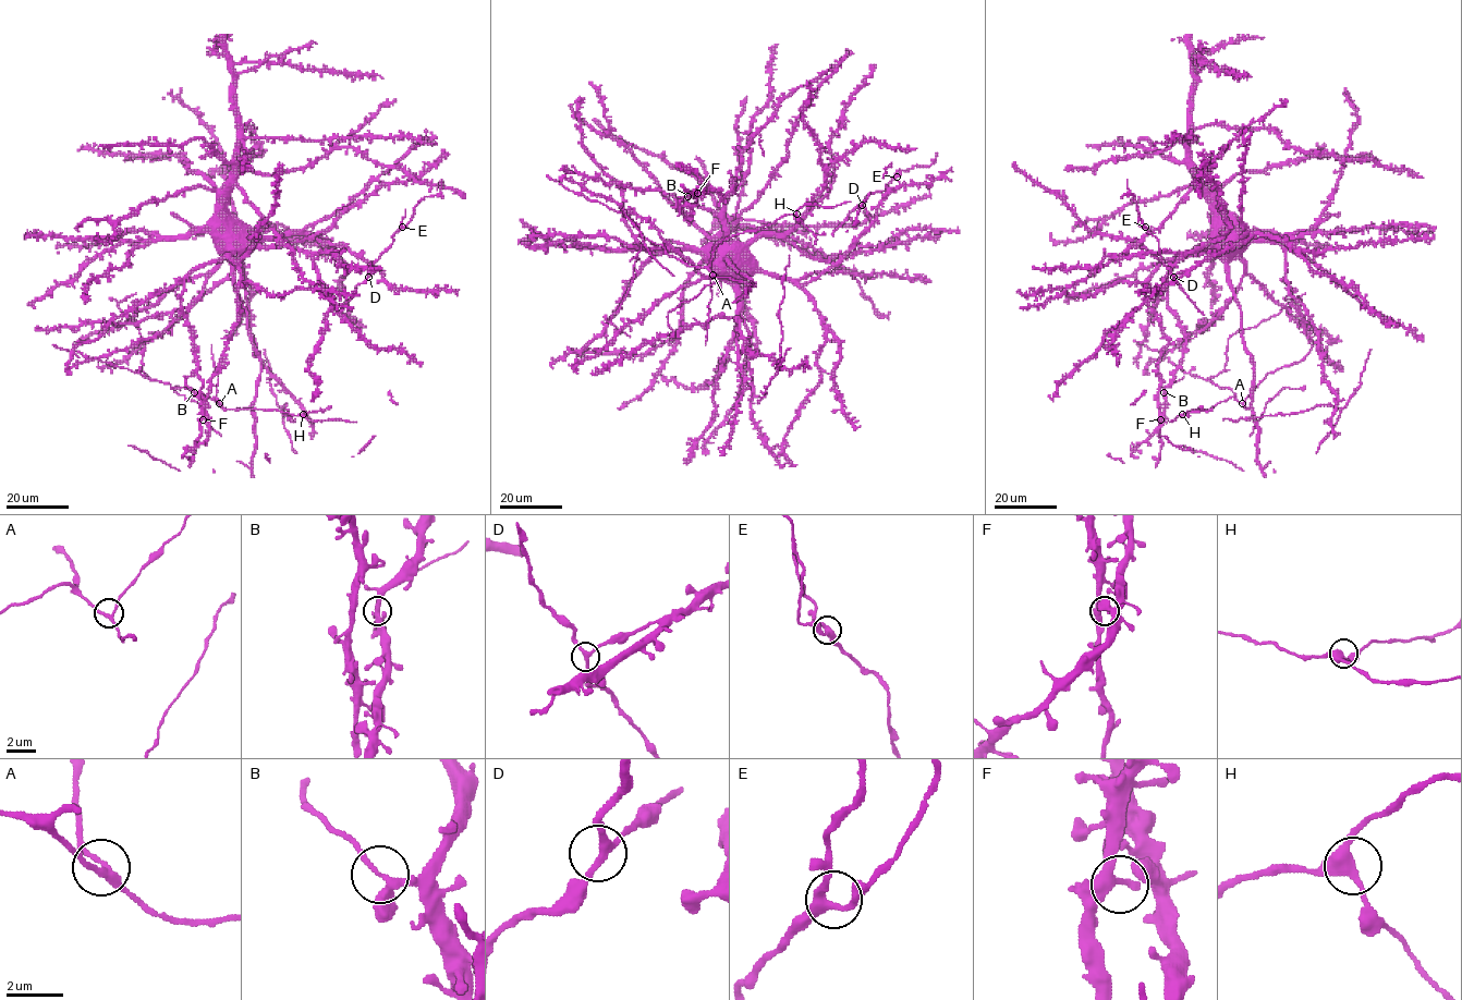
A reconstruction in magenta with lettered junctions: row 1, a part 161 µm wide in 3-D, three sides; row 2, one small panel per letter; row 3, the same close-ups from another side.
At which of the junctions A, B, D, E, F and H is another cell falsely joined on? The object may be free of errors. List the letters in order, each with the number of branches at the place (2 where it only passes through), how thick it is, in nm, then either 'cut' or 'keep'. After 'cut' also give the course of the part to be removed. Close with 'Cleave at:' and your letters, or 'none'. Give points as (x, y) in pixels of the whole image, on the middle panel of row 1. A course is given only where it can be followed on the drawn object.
A: branches 3; calibre 200 nm; keep
B: branches 3; calibre 240 nm; cut; course (687, 196), (680, 202), (678, 216)
D: branches 3; calibre 240 nm; keep
E: branches 3; calibre 300 nm; keep
F: branches 3; calibre 320 nm; keep
H: branches 3; calibre 380 nm; keep
Cleave at: B

